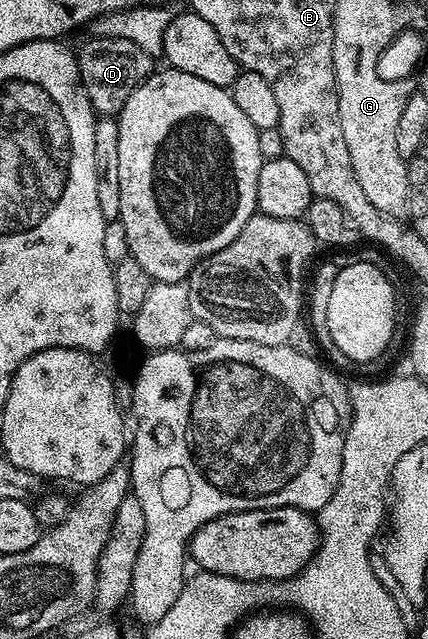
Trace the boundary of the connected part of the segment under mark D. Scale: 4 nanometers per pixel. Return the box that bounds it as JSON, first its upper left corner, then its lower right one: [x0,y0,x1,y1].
[78,37,156,117]

